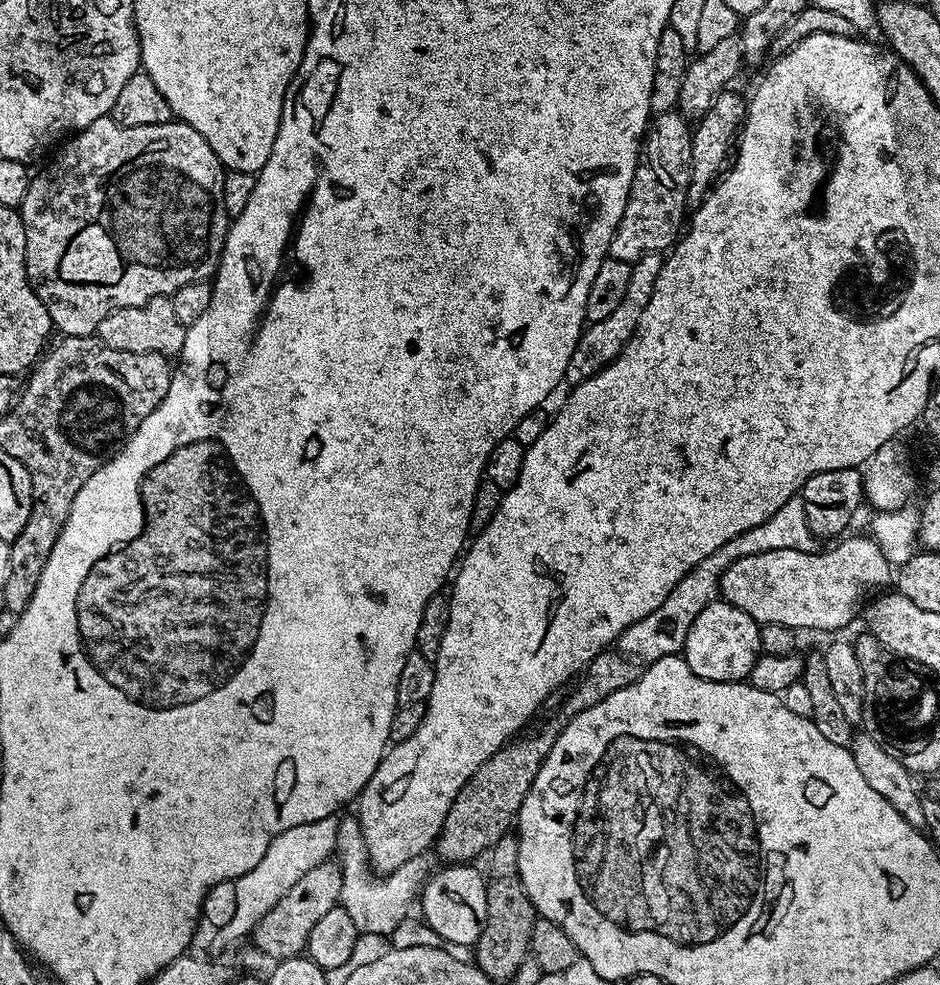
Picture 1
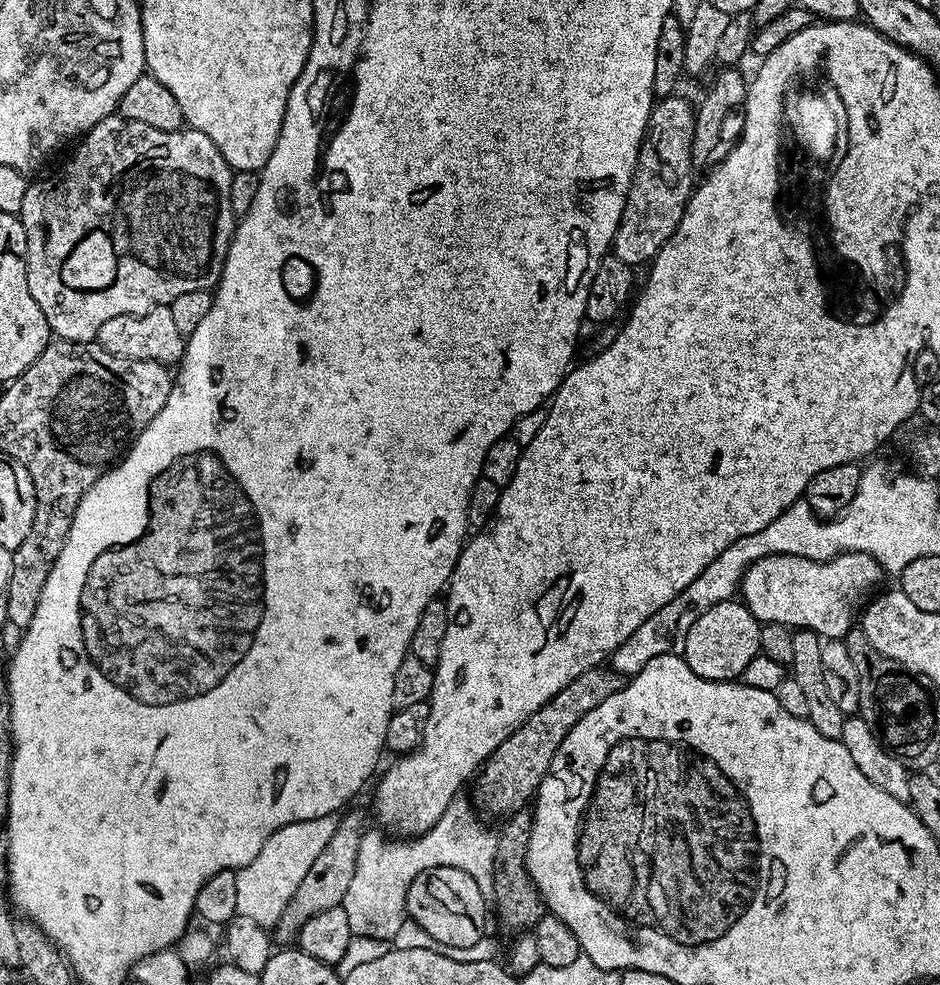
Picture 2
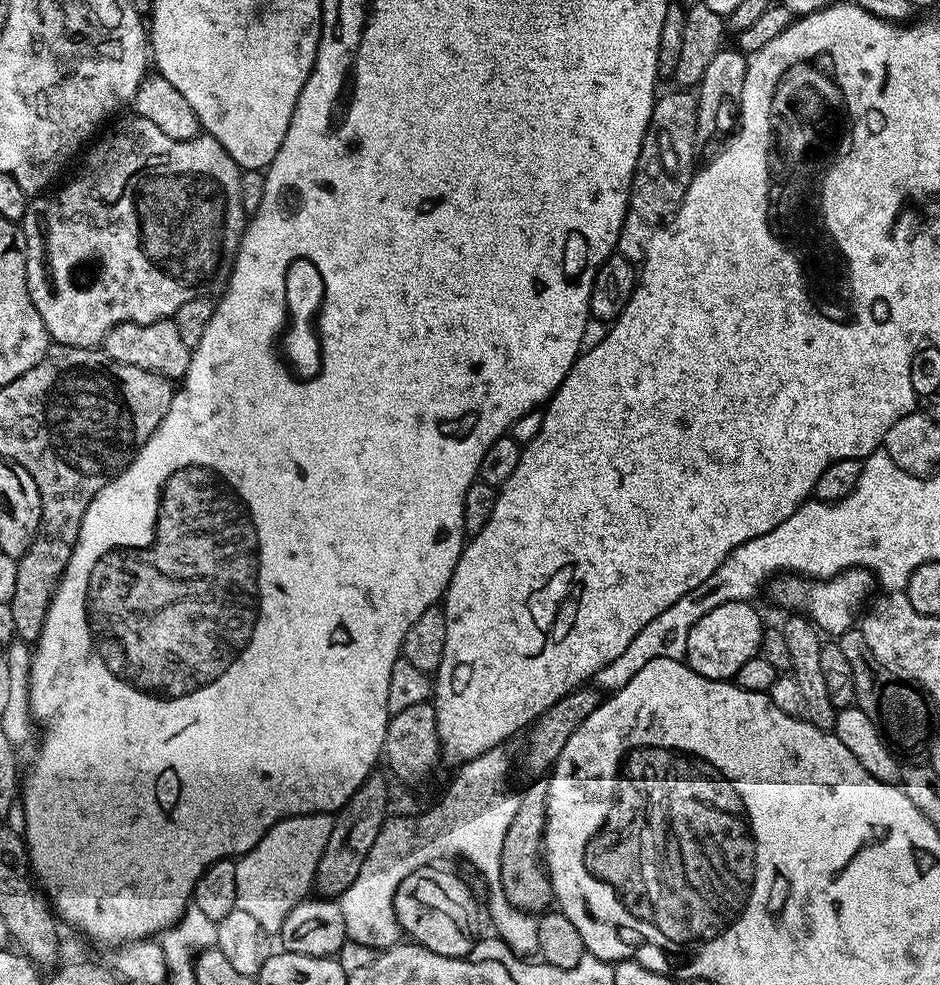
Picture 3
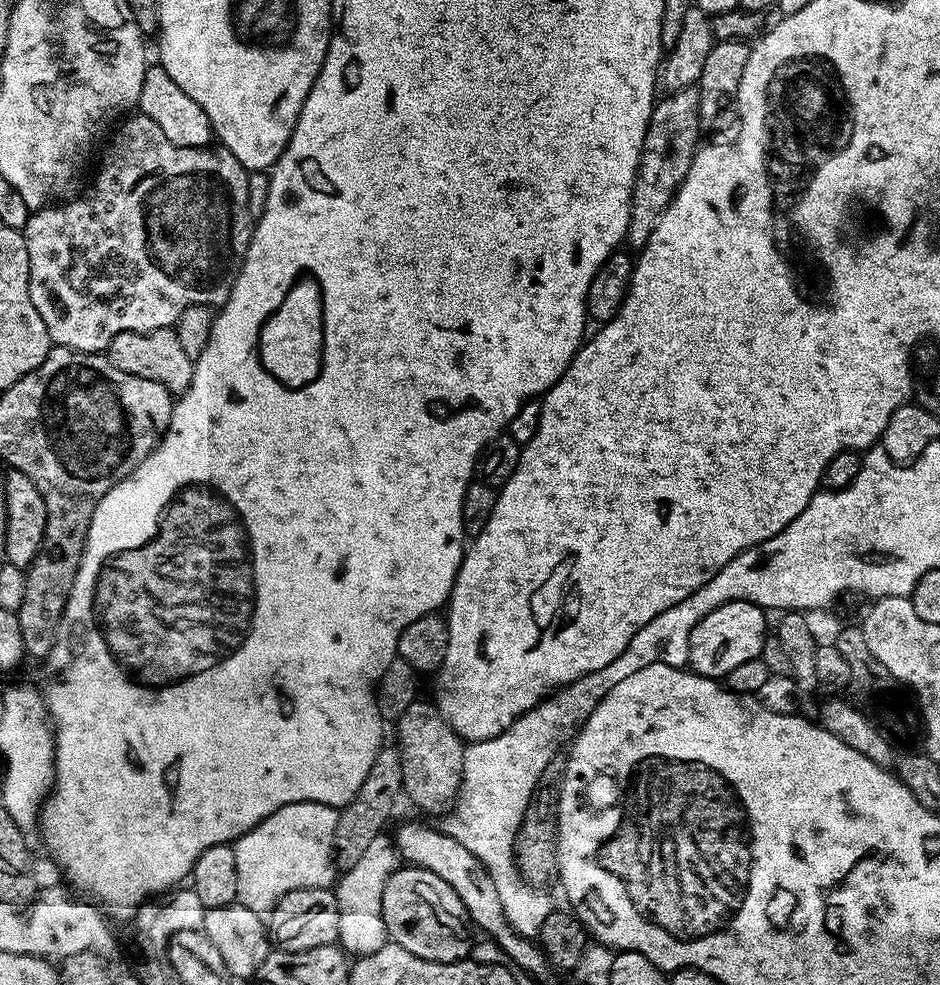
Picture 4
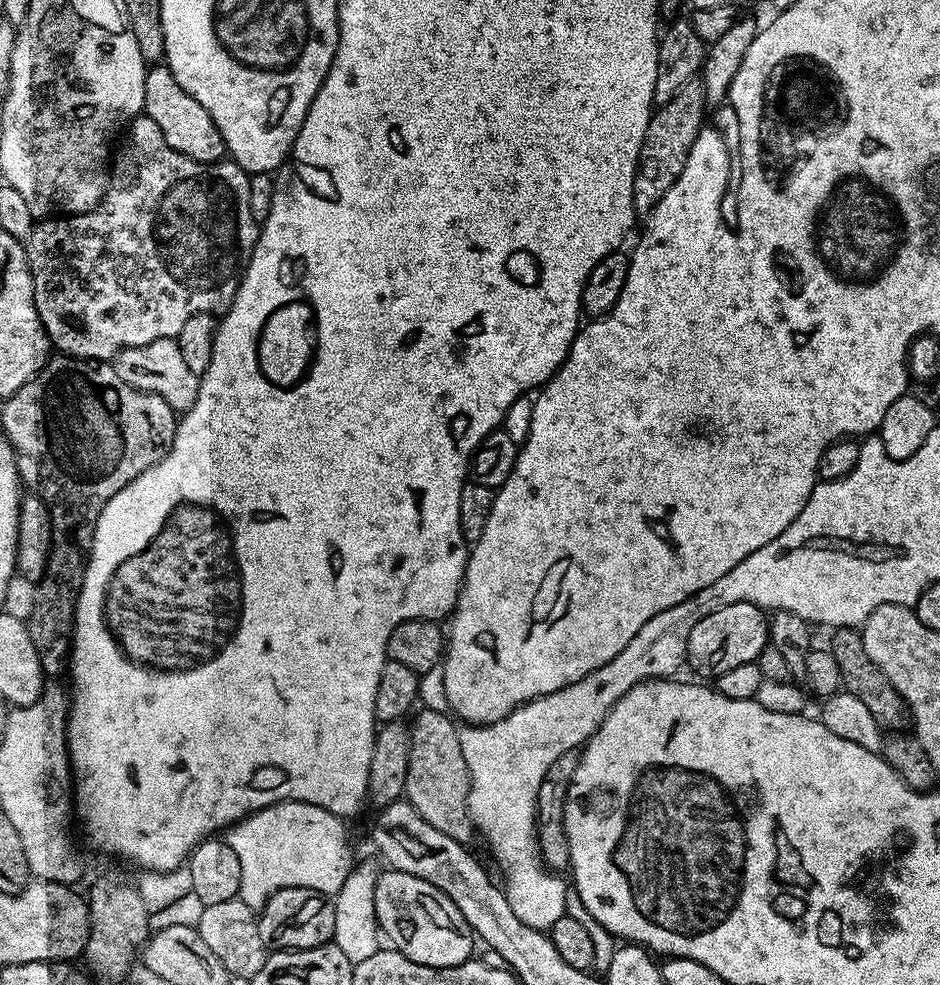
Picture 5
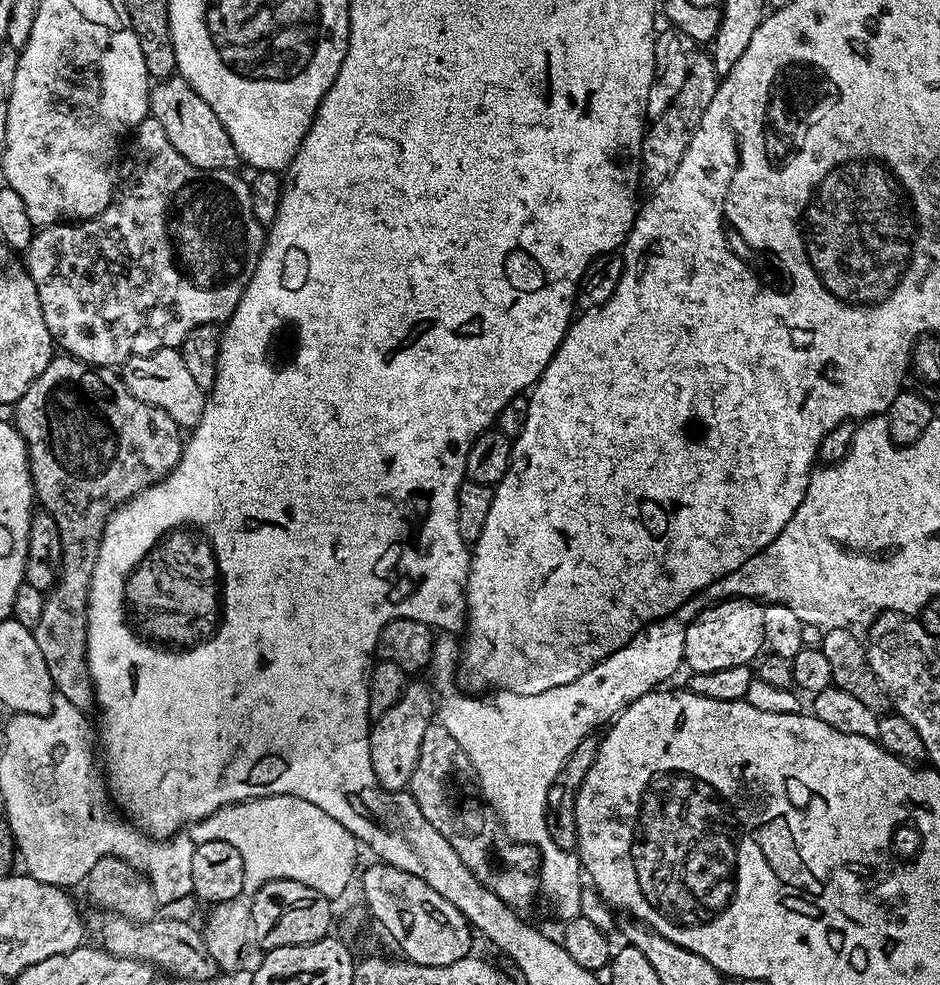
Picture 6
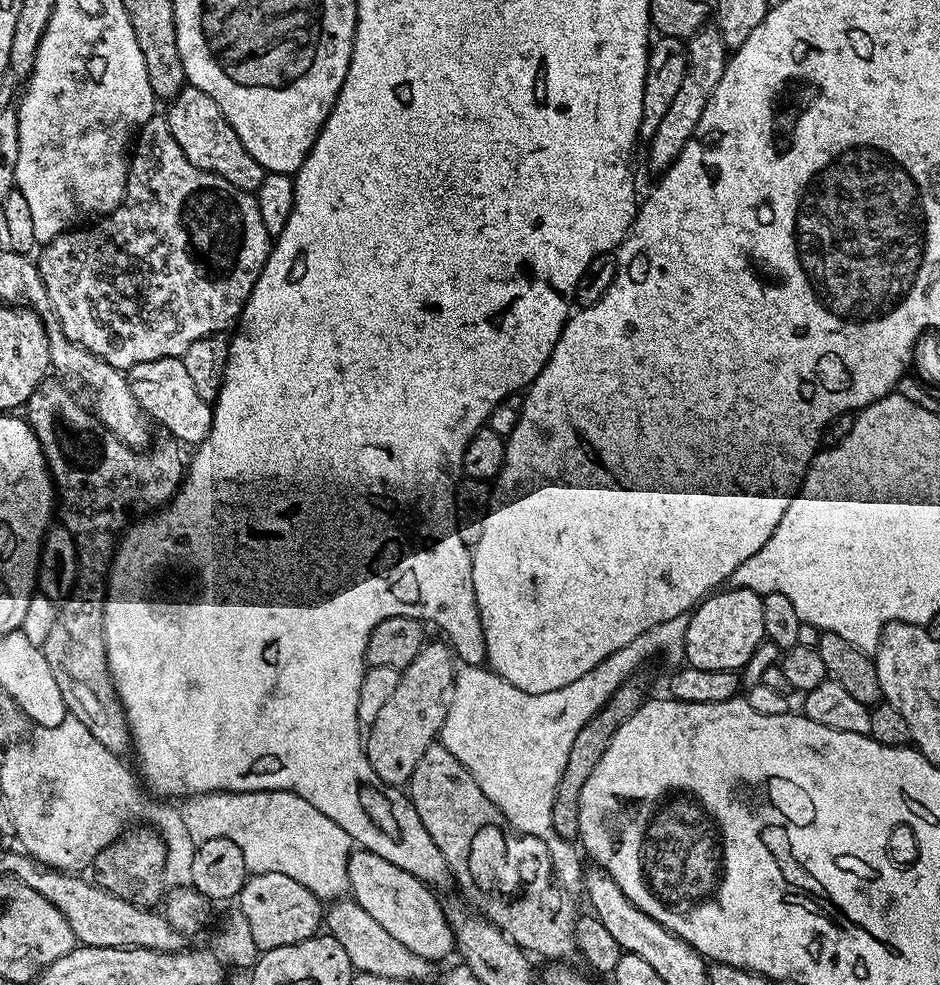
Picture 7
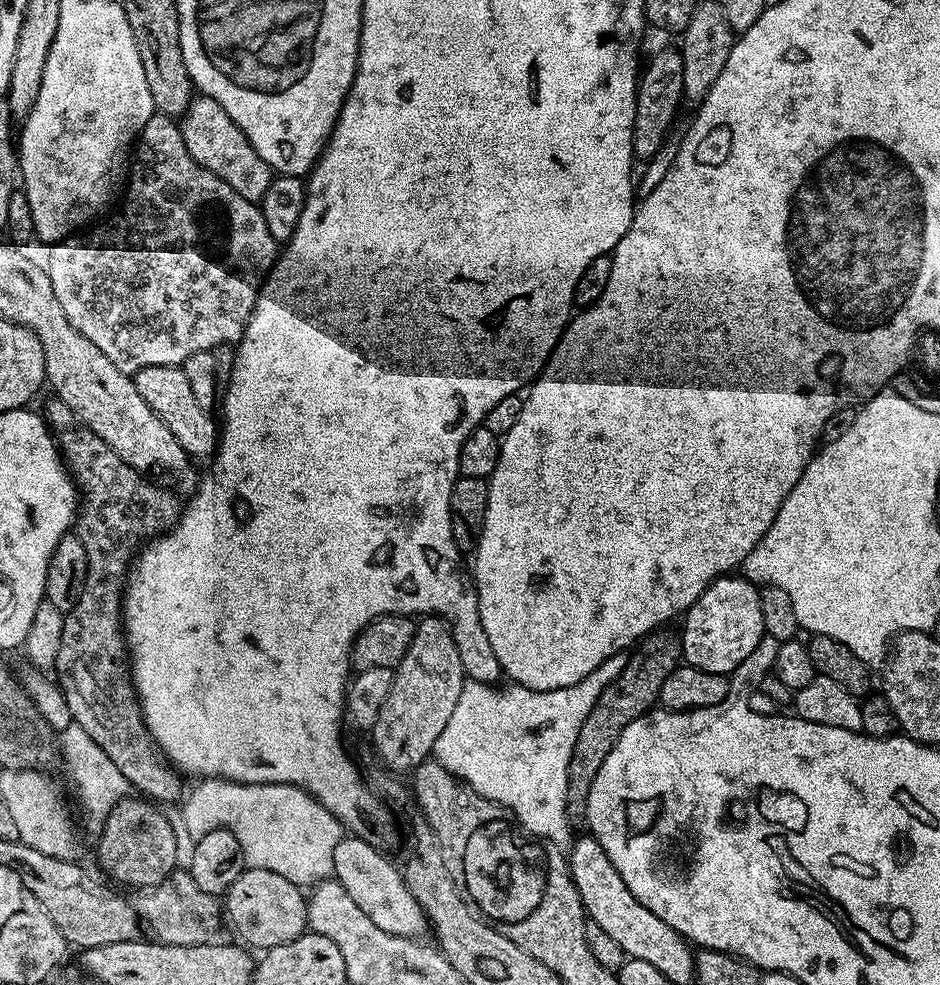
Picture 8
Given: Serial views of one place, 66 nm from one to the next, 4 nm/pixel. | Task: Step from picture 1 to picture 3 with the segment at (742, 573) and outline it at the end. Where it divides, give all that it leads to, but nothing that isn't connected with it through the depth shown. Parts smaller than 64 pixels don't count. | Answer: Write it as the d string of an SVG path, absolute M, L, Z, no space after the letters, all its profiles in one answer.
M847 568L826 581L808 581L795 574L784 574L769 583L768 591L778 605L792 608L788 610L806 612L812 623L825 635L839 636L855 625L871 597L872 588L874 589L874 577L870 571L865 568Z

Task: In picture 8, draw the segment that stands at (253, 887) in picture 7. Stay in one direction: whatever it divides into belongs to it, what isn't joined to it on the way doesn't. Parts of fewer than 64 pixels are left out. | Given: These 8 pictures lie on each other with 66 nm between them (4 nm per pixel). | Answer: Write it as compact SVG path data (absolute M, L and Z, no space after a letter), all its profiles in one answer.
M245 867L241 876L223 894L222 908L227 919L228 916L232 919L237 934L241 936L239 939L252 950L267 950L286 942L294 942L299 936L305 935L308 928L308 901L301 886L273 870Z

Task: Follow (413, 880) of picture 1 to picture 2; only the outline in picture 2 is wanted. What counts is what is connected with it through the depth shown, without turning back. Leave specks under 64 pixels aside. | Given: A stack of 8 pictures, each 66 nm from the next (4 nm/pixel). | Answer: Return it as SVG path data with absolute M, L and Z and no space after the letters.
M453 800L446 814L442 814L442 818L438 818L430 830L412 839L400 838L393 842L383 831L365 831L362 842L358 842L354 878L350 881L350 890L346 890L342 905L353 937L365 936L392 942L406 919L407 891L410 890L412 880L432 868L457 867L458 870L464 870L474 878L485 898L492 897L497 833L484 829L483 822L476 820L472 813L473 805L465 800Z

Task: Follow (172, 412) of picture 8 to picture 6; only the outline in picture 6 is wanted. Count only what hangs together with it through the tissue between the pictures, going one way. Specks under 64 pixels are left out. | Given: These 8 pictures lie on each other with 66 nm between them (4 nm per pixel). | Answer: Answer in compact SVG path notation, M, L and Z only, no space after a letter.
M163 348L150 354L132 356L119 365L118 375L123 380L126 390L134 394L134 398L150 406L158 406L158 410L166 410L166 414L170 414L170 418L174 418L174 422L182 430L195 428L202 418L206 389L194 382L186 362L182 362L179 348Z

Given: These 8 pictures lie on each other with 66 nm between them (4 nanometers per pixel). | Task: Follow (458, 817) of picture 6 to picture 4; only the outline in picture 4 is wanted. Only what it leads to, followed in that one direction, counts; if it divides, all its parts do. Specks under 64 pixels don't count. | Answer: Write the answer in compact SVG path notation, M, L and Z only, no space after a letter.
M418 698L406 706L404 713L394 721L394 728L394 747L402 762L400 787L406 800L408 796L414 807L437 818L451 813L456 795L460 793L465 741L448 725L439 707L435 703L427 704L424 698Z

